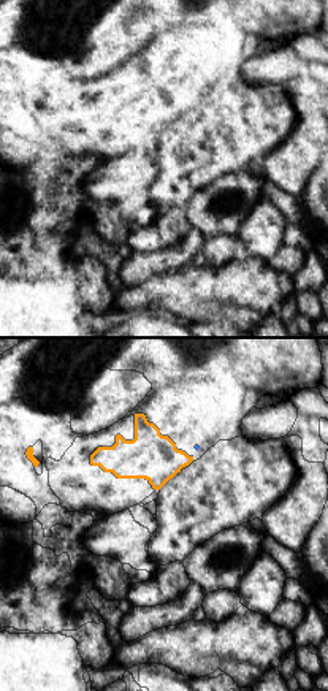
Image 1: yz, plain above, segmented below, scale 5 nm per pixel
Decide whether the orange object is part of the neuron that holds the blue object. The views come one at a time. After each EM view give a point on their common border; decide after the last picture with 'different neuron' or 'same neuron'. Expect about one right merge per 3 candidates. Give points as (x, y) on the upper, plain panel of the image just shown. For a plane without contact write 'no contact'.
no contact

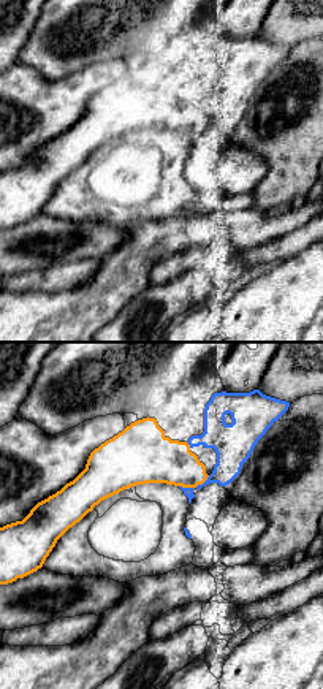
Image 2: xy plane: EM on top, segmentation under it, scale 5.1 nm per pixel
(203, 129)

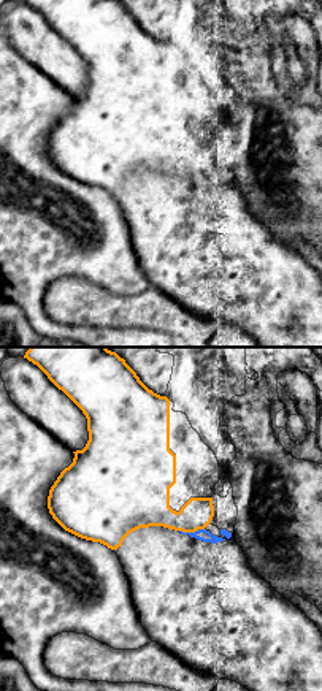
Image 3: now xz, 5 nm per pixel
(191, 178)

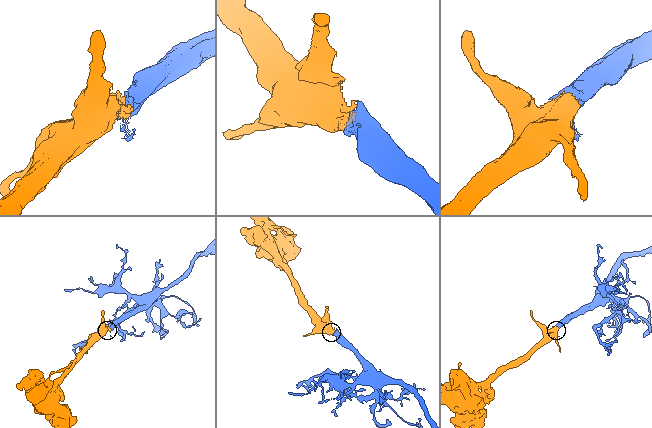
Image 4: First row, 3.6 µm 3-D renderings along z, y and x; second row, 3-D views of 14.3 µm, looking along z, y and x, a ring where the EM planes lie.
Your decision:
same neuron

